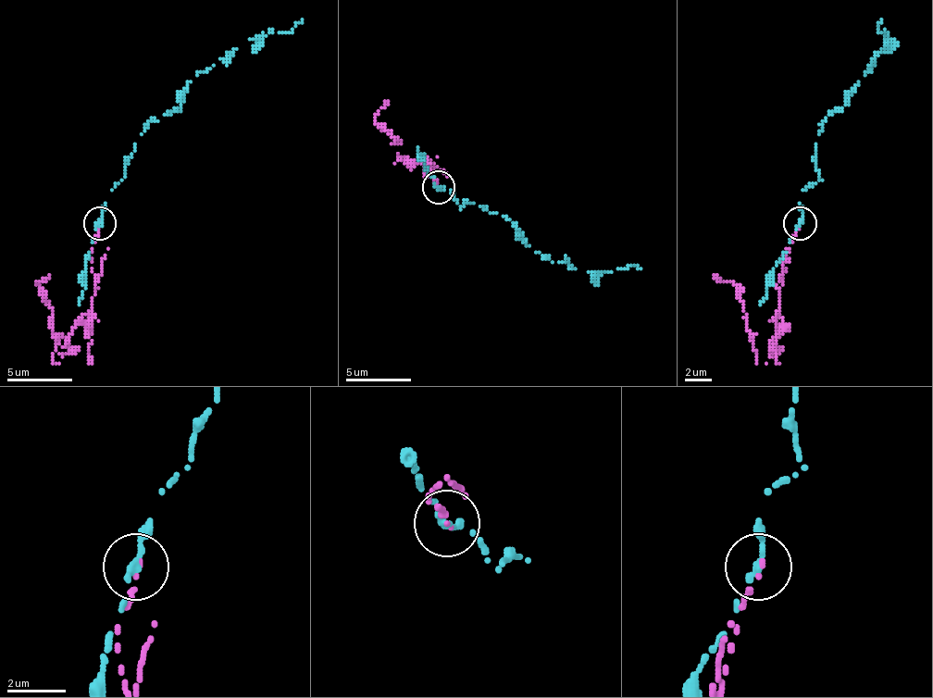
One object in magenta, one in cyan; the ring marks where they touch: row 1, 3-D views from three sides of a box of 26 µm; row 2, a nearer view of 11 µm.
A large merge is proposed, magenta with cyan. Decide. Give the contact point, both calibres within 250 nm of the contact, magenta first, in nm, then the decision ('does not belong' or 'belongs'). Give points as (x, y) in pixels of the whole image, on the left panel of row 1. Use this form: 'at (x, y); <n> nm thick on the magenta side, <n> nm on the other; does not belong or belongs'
at (99, 223); 110 nm thick on the magenta side, 220 nm on the other; does not belong

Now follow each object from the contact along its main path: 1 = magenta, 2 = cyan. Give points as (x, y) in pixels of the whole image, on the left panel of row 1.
1: (98, 226), (92, 249), (95, 294), (68, 337), (59, 364), (53, 364), (53, 307), (36, 285), (49, 275)
2: (98, 222), (147, 124), (170, 114), (197, 75), (249, 39), (289, 32), (302, 19)

